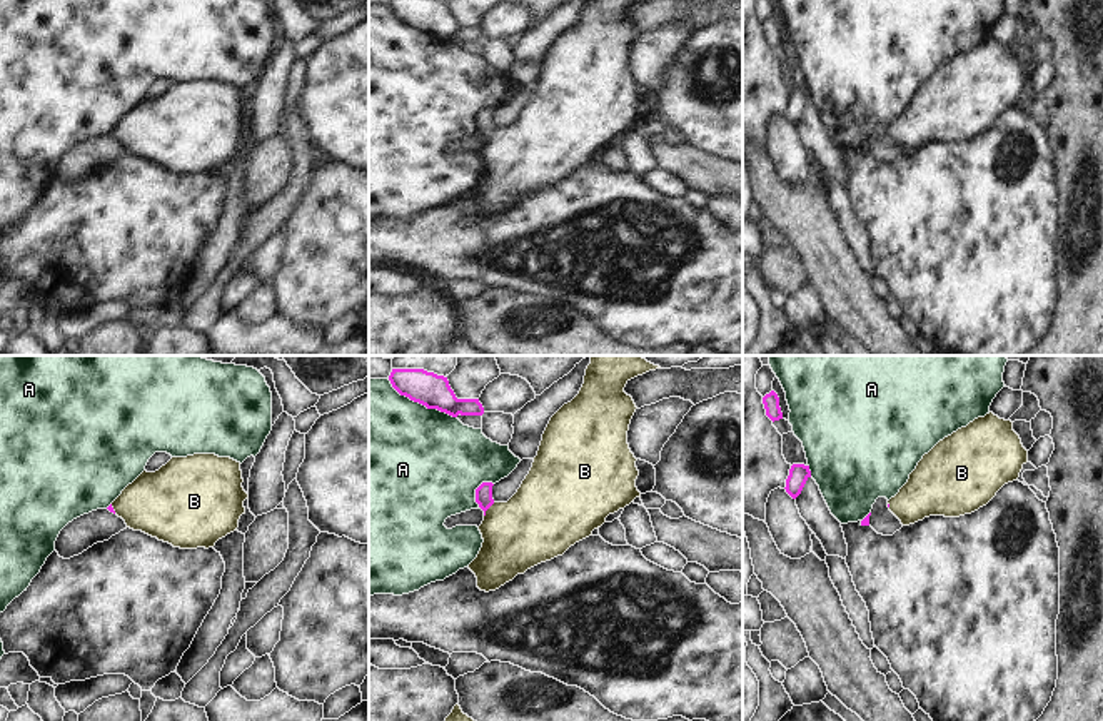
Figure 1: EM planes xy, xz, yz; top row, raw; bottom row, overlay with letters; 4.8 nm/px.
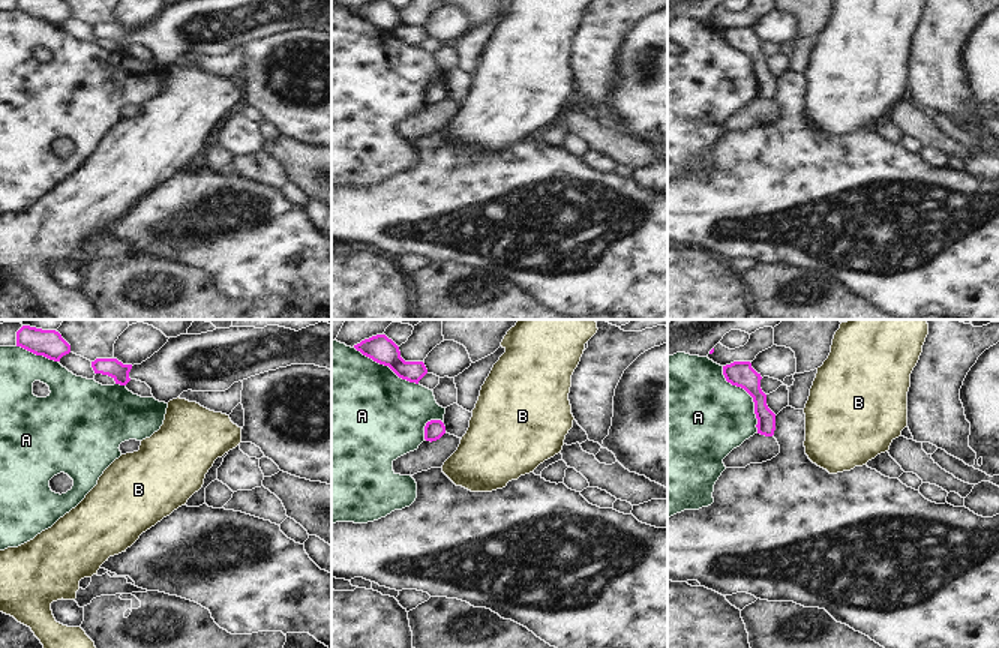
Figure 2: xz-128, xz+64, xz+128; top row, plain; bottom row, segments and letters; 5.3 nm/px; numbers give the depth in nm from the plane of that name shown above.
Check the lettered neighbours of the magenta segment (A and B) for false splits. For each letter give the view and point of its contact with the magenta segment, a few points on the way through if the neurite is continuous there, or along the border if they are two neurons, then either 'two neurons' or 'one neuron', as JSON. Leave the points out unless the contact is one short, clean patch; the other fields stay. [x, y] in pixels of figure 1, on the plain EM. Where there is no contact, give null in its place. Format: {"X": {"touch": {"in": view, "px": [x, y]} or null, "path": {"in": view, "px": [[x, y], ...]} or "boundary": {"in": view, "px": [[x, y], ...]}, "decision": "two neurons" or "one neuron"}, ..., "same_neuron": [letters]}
{"A": {"touch": {"in": "xz", "px": [421, 29]}, "decision": "two neurons"}, "B": {"touch": {"in": "xz", "px": [488, 134]}, "path": {"in": "xz", "px": [[484, 117], [488, 134], [506, 151], [536, 151]]}, "decision": "one neuron"}, "same_neuron": ["B"]}

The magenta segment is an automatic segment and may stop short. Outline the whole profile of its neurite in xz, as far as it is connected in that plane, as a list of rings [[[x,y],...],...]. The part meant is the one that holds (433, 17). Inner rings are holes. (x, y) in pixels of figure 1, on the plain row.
[[[390,0],[392,13],[414,28],[427,35],[437,35],[452,43],[482,42],[484,33],[479,25],[457,25],[447,3],[437,0]]]

